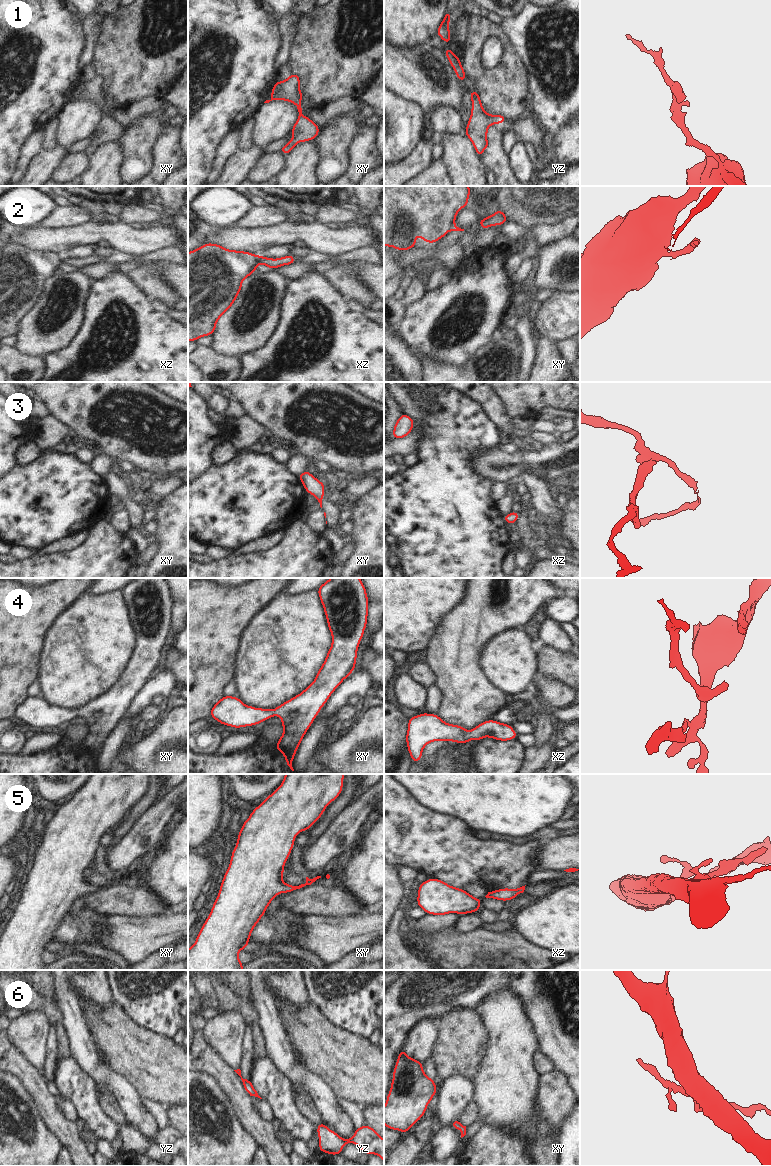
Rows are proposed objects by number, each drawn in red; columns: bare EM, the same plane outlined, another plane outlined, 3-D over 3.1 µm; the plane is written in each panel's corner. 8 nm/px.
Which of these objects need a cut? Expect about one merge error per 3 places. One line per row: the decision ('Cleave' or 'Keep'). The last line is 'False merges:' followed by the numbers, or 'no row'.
1: Keep
2: Cleave
3: Keep
4: Keep
5: Keep
6: Keep
False merges: 2.

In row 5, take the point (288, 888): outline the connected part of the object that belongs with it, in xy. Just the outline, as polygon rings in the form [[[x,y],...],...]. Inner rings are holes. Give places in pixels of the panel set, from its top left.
[[[286,774],[282,784],[251,812],[249,818],[242,824],[236,846],[232,850],[228,870],[224,874],[210,914],[197,935],[196,942],[188,949],[188,970],[243,970],[243,963],[239,960],[239,951],[247,948],[251,933],[266,913],[270,902],[282,892],[293,892],[321,878],[321,876],[313,879],[306,877],[305,884],[289,885],[283,882],[283,869],[295,844],[297,834],[308,831],[322,816],[326,807],[341,794],[344,775]]]

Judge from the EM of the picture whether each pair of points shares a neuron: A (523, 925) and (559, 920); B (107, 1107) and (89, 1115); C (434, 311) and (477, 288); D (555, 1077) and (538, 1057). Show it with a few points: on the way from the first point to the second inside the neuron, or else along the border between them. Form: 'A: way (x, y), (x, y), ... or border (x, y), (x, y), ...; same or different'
A: way (532, 923), (550, 923); same
B: border (97, 1089), (97, 1103), (107, 1115), (120, 1124); different
C: way (445, 305), (455, 295), (466, 290); same
D: border (553, 1068), (541, 1074); different

